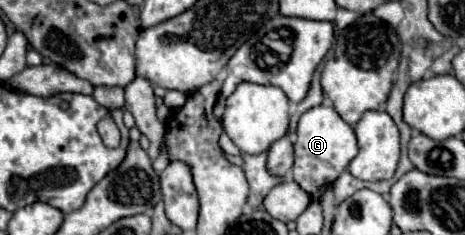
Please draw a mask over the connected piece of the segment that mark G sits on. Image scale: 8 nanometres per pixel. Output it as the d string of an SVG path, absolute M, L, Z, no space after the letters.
M318 105L308 109L296 129L296 141L294 141L294 165L292 175L294 181L312 197L312 201L318 201L322 187L334 183L342 171L346 171L348 163L356 157L358 145L354 129L342 121L342 117L334 111L330 105Z

